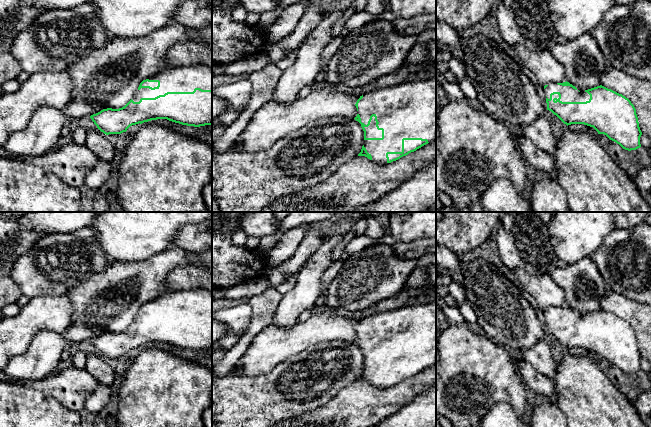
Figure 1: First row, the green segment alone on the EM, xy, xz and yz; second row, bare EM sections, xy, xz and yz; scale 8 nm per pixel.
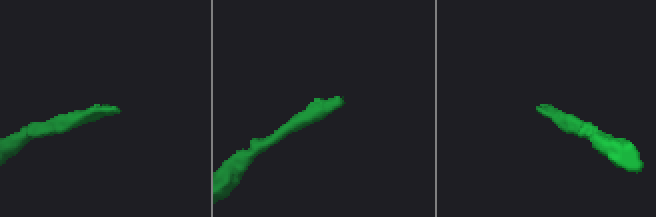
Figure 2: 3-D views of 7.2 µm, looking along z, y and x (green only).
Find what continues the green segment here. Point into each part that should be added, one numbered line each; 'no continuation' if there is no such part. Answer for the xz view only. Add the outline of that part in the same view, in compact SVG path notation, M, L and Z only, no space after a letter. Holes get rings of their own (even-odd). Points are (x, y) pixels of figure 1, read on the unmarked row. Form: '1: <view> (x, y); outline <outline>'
1: xz (408, 334); outline M436 300L425 304L403 307L363 319L363 322L358 327L358 338L360 339L361 346L365 349L368 348L370 340L375 338L379 346L379 352L384 353L383 364L364 364L364 371L372 380L372 384L377 388L384 389L387 387L387 376L402 376L403 362L422 362L432 366L436 363Z

